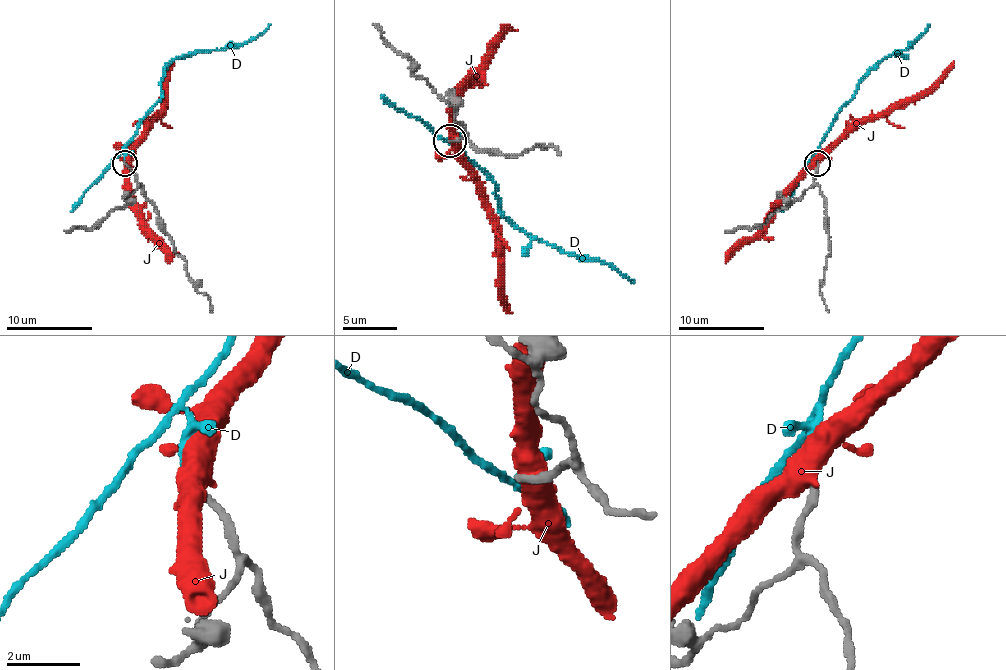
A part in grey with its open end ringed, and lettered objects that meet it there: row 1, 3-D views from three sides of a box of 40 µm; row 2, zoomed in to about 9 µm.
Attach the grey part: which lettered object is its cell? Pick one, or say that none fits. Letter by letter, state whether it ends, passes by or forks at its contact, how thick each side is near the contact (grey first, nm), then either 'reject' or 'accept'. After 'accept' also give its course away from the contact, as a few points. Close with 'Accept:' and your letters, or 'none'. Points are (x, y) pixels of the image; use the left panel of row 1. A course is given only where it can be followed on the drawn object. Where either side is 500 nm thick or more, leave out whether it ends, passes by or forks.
D: it ends; calibres 190 and 160 nm; reject
J: calibres 240 and 600 nm; reject
Accept: none

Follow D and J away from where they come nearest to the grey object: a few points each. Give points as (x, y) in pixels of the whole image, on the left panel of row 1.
D: (124, 162), (126, 142), (161, 97), (163, 71), (176, 58), (242, 46), (270, 24)
J: (128, 166), (131, 149), (161, 114), (165, 69), (171, 61)

